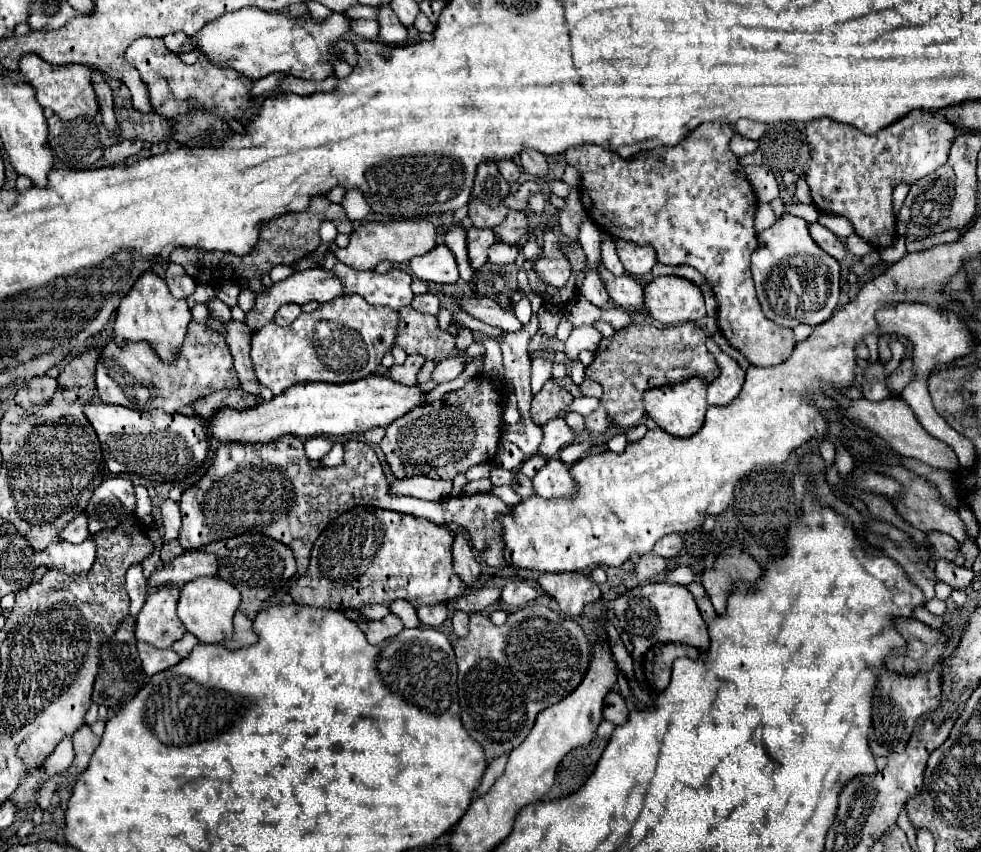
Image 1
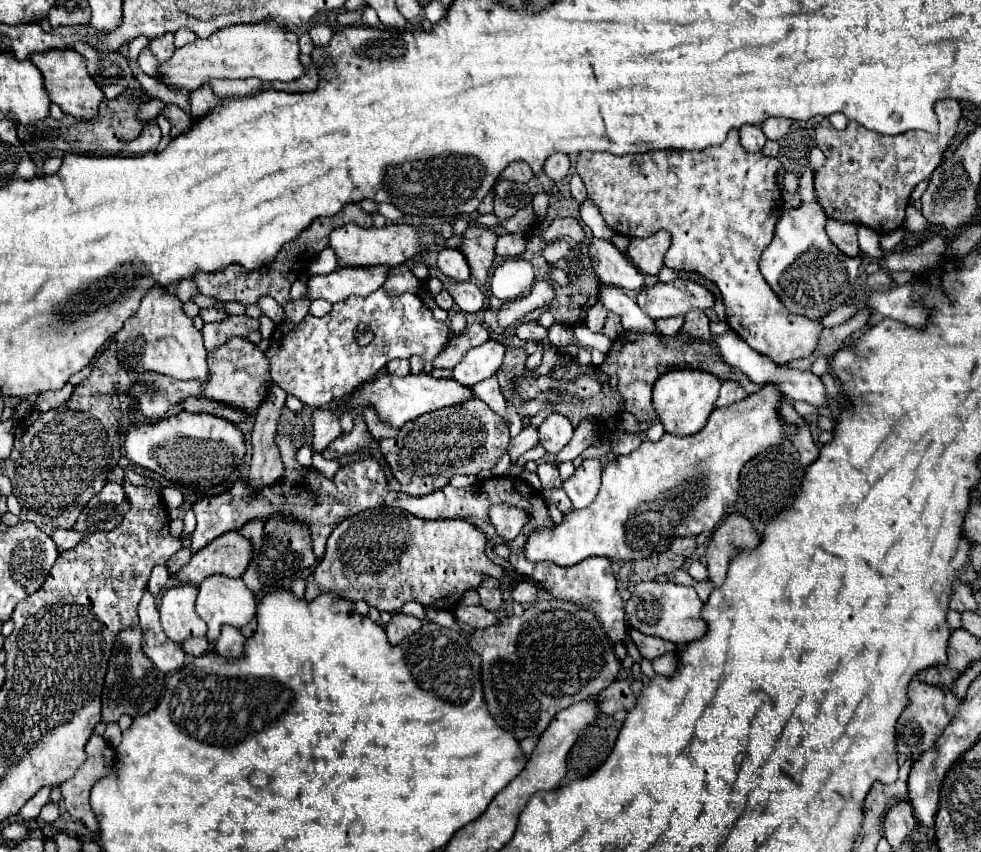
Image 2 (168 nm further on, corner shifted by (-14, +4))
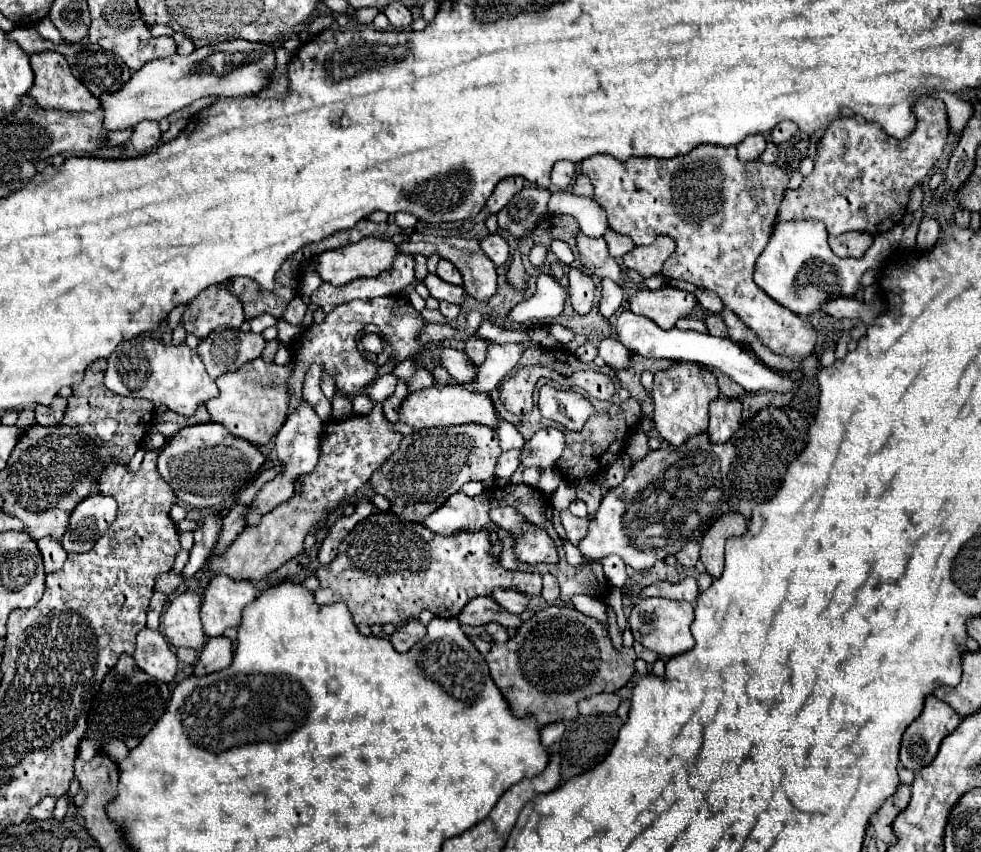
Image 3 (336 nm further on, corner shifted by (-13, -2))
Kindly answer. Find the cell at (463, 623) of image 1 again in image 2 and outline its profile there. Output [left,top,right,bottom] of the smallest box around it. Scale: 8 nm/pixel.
[454,605,498,629]

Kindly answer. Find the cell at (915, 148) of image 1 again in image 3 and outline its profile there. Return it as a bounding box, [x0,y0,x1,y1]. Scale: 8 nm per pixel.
[779,95,949,235]

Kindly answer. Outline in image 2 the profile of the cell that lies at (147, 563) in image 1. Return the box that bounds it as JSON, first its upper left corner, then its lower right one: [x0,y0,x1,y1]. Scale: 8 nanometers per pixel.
[148,565,170,597]

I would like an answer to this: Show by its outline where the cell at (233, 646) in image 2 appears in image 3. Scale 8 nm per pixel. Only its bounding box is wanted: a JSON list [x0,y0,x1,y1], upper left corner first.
[193,635,233,677]

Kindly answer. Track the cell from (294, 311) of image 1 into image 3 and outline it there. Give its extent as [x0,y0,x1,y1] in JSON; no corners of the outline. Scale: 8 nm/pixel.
[283,295,307,325]

